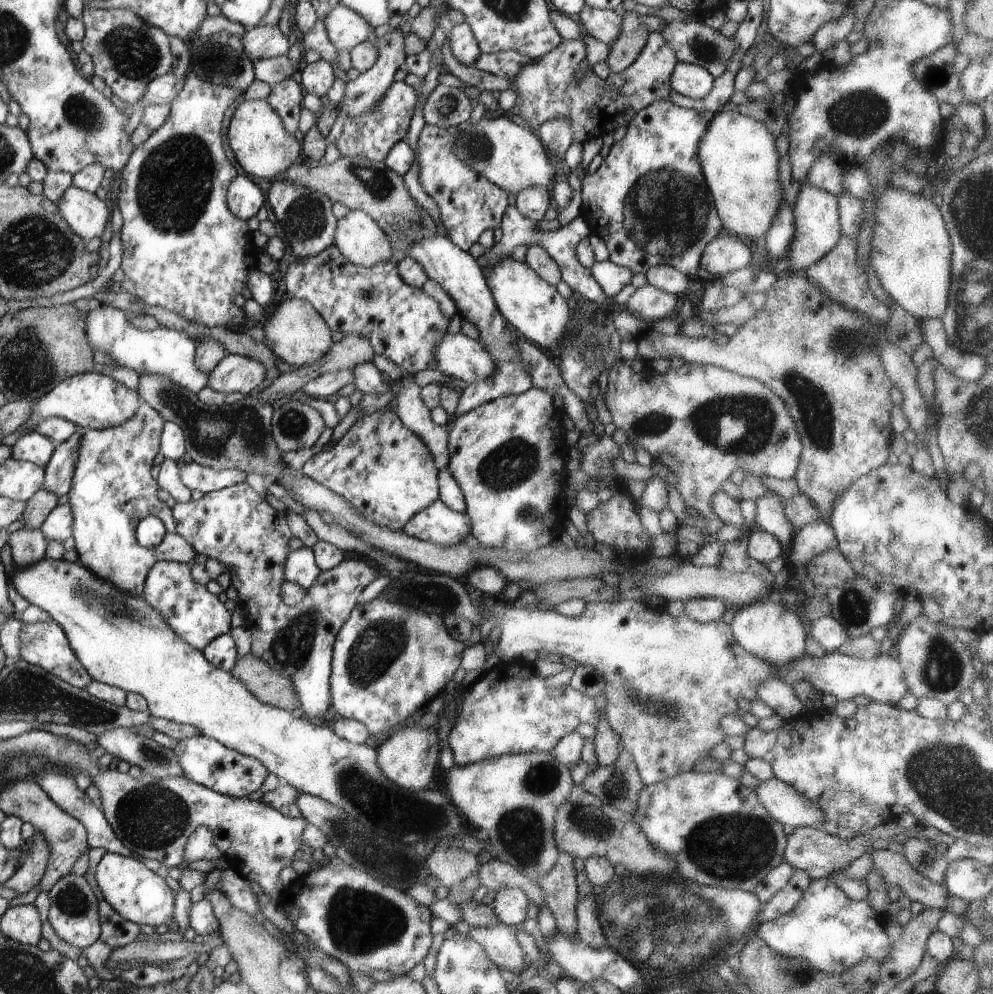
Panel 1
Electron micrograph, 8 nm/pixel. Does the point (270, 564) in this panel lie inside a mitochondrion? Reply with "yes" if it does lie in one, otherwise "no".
no

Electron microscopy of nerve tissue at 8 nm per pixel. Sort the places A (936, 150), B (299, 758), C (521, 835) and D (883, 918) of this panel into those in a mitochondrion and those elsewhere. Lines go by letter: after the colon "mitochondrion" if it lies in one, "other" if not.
A: other
B: other
C: mitochondrion
D: other

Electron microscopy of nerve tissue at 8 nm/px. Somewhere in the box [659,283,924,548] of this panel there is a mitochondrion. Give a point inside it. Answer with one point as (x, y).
(815, 411)

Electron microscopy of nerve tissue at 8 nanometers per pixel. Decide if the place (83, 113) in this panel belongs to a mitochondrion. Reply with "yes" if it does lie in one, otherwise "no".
yes

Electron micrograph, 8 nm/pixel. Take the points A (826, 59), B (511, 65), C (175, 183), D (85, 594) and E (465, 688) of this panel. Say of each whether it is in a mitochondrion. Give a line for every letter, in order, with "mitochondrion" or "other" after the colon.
A: other
B: other
C: mitochondrion
D: mitochondrion
E: other

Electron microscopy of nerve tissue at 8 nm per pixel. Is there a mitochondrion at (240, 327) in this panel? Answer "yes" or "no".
no

